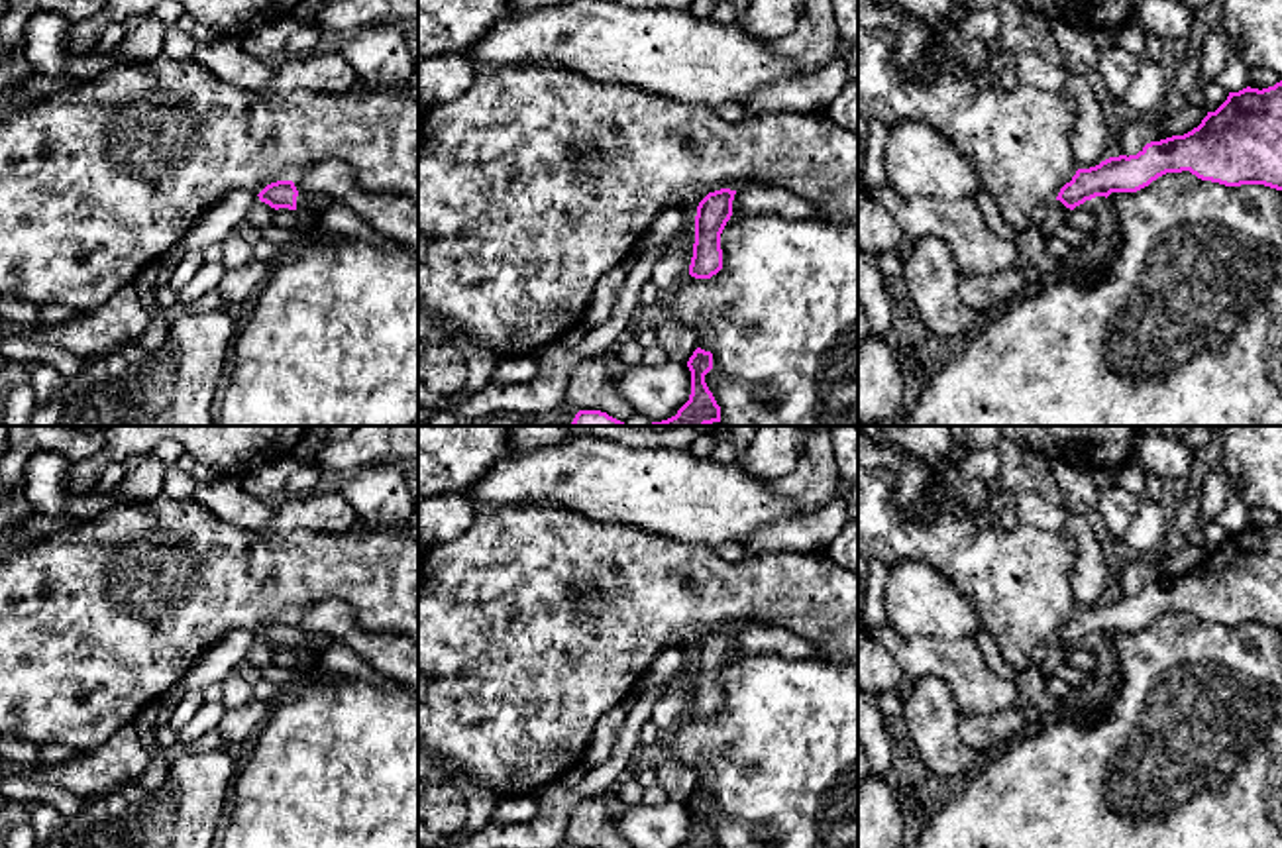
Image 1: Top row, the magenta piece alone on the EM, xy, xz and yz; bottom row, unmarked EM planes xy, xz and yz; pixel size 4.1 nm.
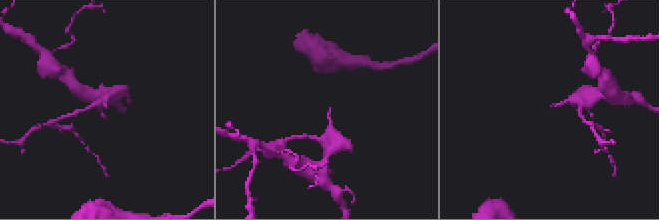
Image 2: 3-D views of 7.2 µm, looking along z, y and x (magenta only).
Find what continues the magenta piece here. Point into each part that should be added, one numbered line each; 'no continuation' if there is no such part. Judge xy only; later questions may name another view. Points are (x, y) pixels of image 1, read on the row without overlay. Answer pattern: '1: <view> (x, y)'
1: xy (307, 642)

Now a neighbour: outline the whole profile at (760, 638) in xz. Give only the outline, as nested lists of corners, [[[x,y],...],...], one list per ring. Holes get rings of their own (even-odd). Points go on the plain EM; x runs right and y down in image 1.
[[[754,624],[736,630],[732,656],[781,654],[785,658],[817,658],[815,642],[772,624]]]

